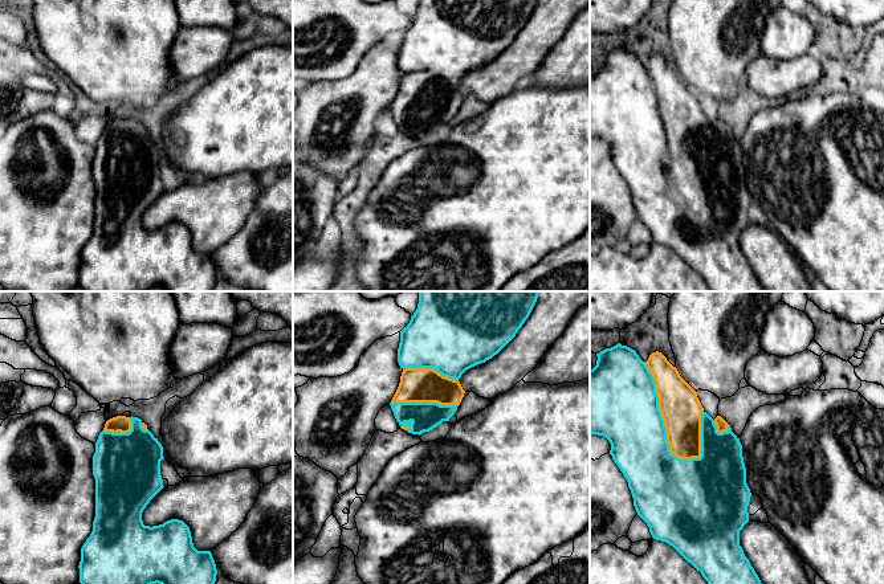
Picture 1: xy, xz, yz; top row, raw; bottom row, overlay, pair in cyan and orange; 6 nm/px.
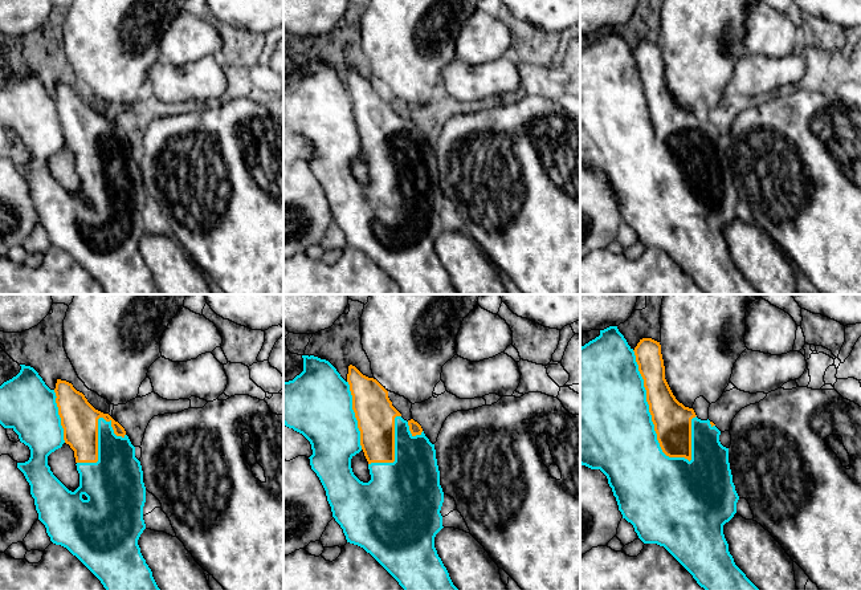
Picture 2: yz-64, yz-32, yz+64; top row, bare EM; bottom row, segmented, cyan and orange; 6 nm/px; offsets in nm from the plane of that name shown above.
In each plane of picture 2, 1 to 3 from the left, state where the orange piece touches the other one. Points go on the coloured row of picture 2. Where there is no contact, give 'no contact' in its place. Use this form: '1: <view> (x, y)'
1: yz-64 (98, 434)
2: yz-32 (395, 450)
3: yz+64 (649, 414)

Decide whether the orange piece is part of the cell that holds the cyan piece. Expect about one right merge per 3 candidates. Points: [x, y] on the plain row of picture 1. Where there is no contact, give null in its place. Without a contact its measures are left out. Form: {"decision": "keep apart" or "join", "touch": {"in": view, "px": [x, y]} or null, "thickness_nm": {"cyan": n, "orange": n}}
{"decision": "join", "touch": {"in": "yz", "px": [663, 125]}, "thickness_nm": {"cyan": 420, "orange": 240}}

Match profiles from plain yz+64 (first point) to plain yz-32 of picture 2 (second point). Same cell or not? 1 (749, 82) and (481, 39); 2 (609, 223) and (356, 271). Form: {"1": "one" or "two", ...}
{"1": "two", "2": "two"}

